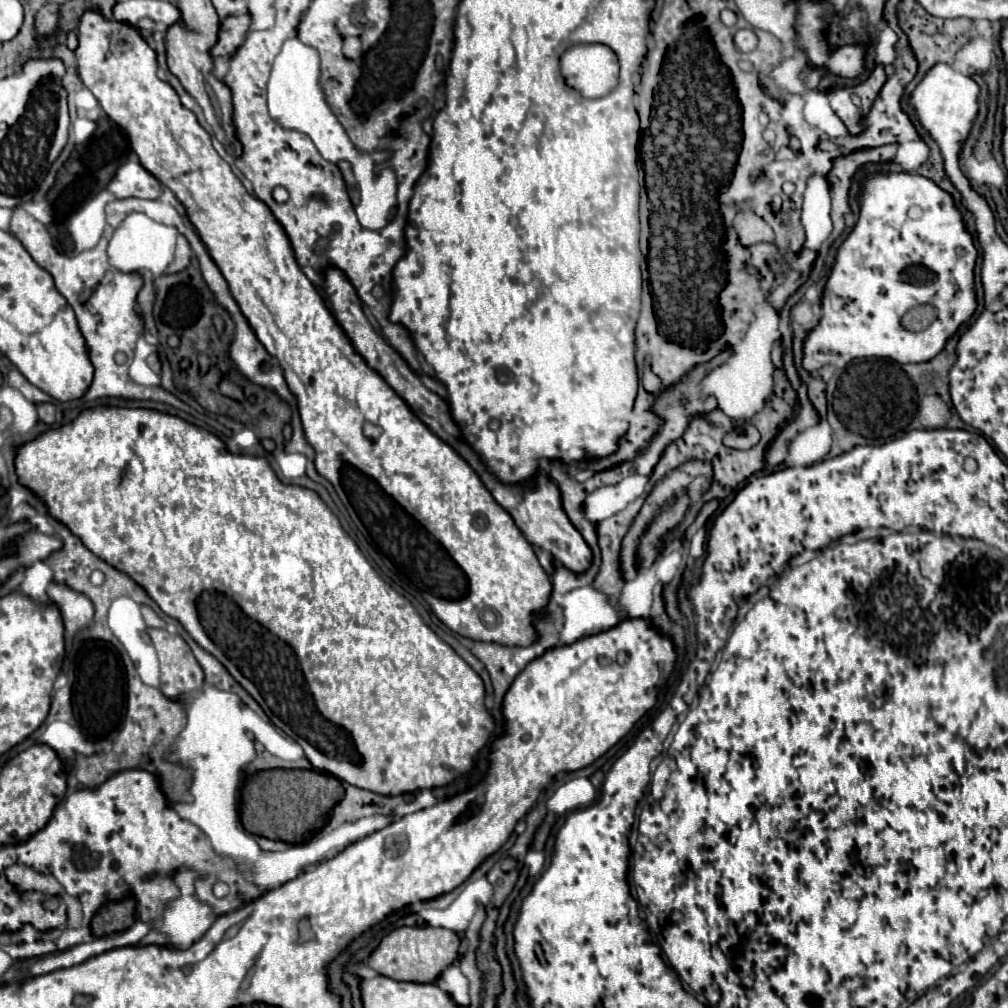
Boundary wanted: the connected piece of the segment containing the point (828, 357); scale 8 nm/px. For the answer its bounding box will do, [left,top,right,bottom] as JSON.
[802,173,978,373]

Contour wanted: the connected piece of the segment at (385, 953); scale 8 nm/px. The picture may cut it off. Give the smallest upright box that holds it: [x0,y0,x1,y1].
[364,927,460,983]

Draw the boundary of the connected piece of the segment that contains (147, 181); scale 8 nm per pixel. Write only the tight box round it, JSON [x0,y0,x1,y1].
[106,161,160,199]

